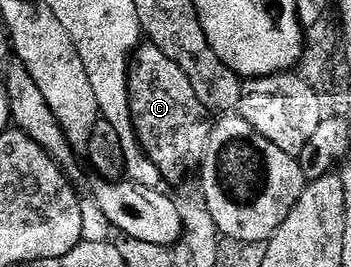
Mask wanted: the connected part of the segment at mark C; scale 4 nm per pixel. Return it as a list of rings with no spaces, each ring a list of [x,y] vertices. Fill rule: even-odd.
[[[144,43],[132,54],[128,86],[134,131],[145,155],[154,167],[158,167],[165,182],[180,181],[184,173],[199,170],[200,160],[206,155],[206,143],[210,143],[213,122],[209,120],[210,114],[202,99],[198,99],[194,92],[190,79],[186,79],[186,71],[182,71],[182,67],[178,67],[178,63],[159,47]]]

